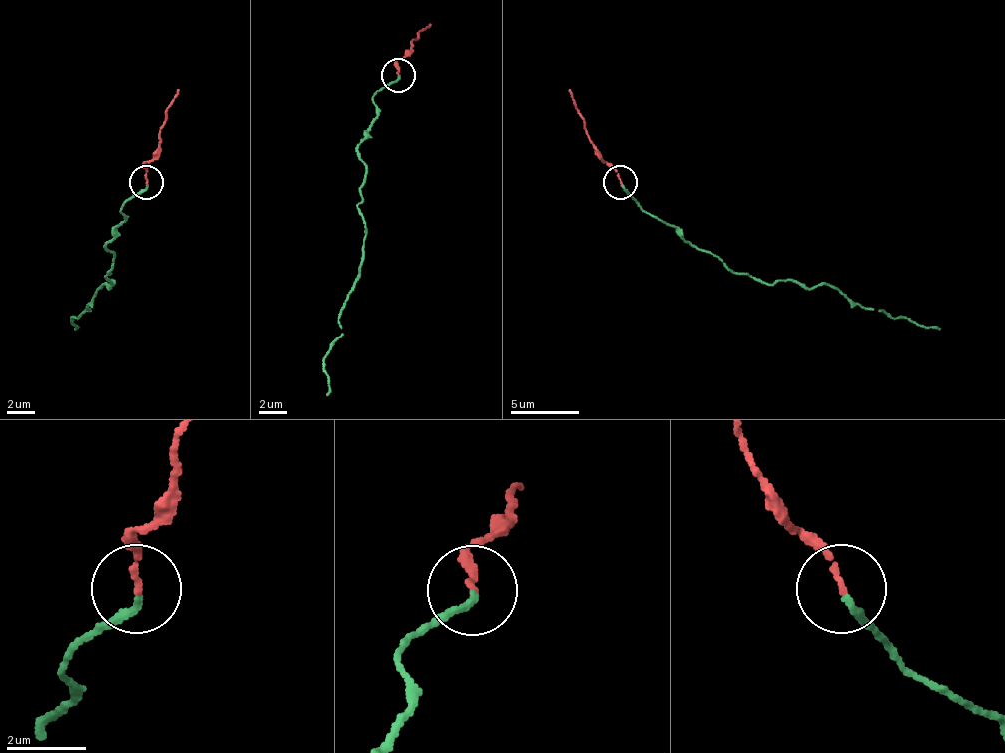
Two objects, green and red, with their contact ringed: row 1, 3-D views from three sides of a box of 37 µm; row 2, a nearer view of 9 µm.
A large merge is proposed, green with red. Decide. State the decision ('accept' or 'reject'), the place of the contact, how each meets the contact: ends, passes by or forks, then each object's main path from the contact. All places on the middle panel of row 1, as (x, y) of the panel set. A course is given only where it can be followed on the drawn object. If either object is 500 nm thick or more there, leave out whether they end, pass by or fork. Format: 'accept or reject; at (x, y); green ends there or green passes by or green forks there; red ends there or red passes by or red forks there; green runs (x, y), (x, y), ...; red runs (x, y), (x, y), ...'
accept; at (398, 75); green ends there; red ends there; green runs (399, 76), (375, 93), (375, 121), (358, 148), (358, 283), (323, 362), (327, 396); red runs (399, 76), (409, 45), (430, 24)

